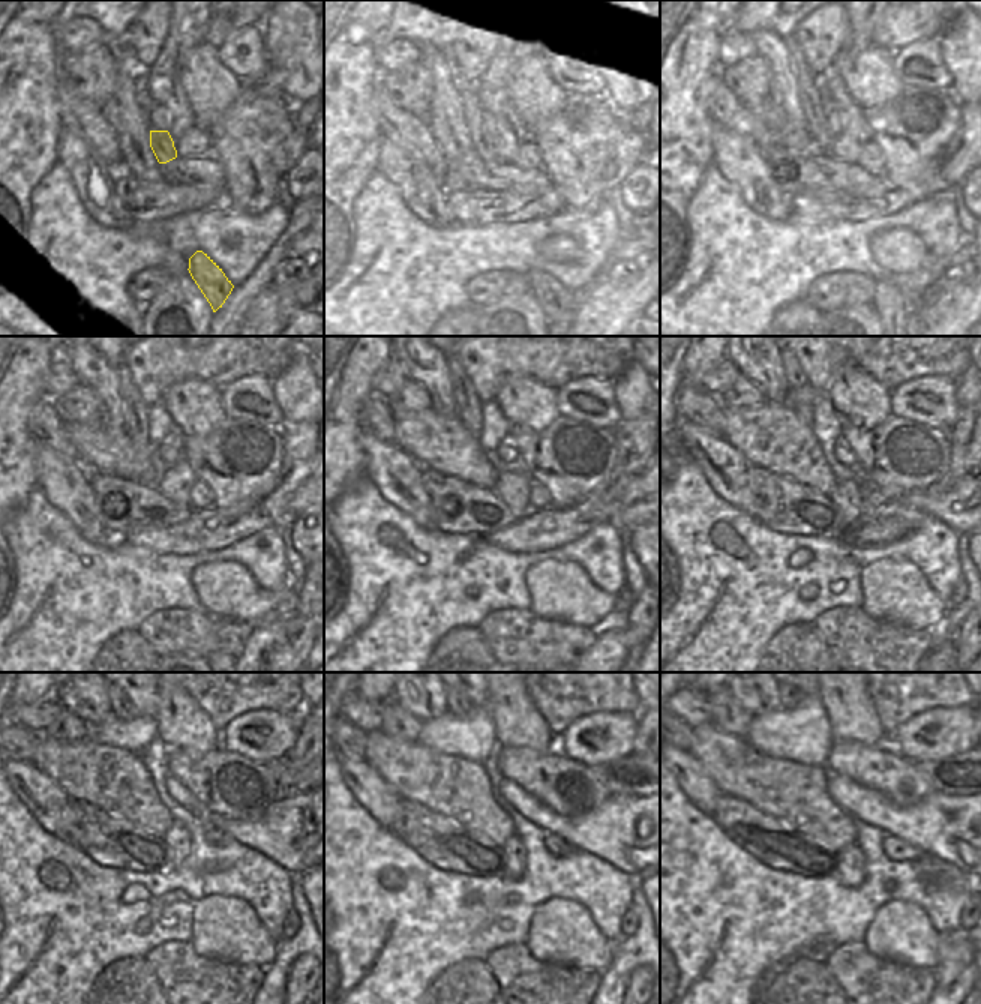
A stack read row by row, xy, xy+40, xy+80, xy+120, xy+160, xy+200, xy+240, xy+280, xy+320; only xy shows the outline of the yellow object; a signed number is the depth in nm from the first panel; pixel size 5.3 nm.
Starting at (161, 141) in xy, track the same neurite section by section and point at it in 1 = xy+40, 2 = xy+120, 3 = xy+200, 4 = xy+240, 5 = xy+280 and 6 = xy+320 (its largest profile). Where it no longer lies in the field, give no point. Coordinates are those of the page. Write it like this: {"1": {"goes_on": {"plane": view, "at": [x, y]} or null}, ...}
{"1": {"goes_on": {"plane": "xy+40", "at": [473, 110]}}, "2": {"goes_on": {"plane": "xy+120", "at": [134, 408]}}, "3": {"goes_on": {"plane": "xy+200", "at": [795, 377]}}, "4": {"goes_on": {"plane": "xy+240", "at": [122, 707]}}, "5": {"goes_on": {"plane": "xy+280", "at": [458, 704]}}, "6": {"goes_on": {"plane": "xy+320", "at": [788, 703]}}}

